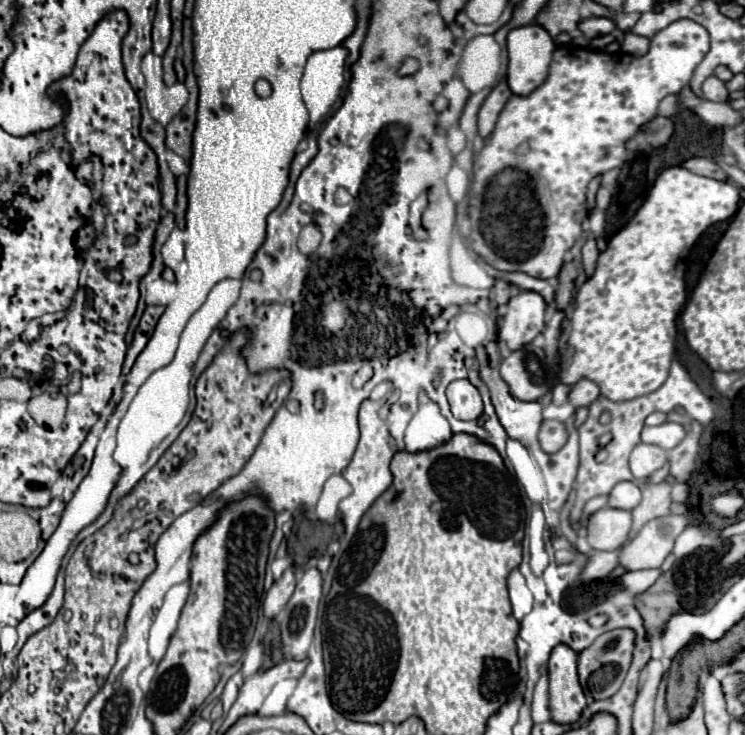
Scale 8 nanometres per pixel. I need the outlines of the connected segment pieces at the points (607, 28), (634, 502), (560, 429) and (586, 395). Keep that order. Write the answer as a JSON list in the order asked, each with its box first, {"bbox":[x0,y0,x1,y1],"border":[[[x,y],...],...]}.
[{"bbox":[578,18,616,40],"border":[[[588,18],[588,20],[582,20],[578,24],[578,28],[588,40],[616,32],[616,24],[610,18]]]},{"bbox":[608,482,642,510],"border":[[[620,482],[610,492],[608,506],[610,508],[620,508],[620,510],[632,510],[640,504],[640,498],[642,498],[640,488],[634,482]]]},{"bbox":[538,420,568,454],"border":[[[544,420],[542,426],[540,426],[538,440],[540,440],[540,446],[542,446],[544,452],[554,454],[566,444],[568,432],[566,432],[562,422],[558,422],[558,420]]]},{"bbox":[568,378,600,408],"border":[[[582,378],[574,384],[568,398],[576,408],[580,408],[580,406],[590,406],[598,396],[600,396],[600,388],[596,386],[596,382],[592,382],[588,378]]]}]

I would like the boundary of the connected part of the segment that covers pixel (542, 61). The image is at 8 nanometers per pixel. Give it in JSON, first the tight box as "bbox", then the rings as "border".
{"bbox":[506,24,556,96],"border":[[[538,24],[522,26],[508,34],[508,76],[506,76],[506,80],[508,80],[512,94],[528,96],[528,92],[532,92],[540,84],[544,84],[544,80],[548,78],[548,68],[552,62],[554,48],[556,48],[556,44],[554,44],[552,36],[548,32],[544,32],[544,28],[540,28]]]}

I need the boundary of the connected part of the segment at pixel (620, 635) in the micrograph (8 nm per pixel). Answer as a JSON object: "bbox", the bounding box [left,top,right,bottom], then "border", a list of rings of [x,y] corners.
{"bbox":[578,630,634,700],"border":[[[612,630],[596,638],[596,642],[578,654],[578,674],[580,684],[584,688],[584,694],[592,700],[604,700],[616,694],[616,690],[622,686],[624,676],[632,662],[632,650],[634,650],[634,632],[632,630]]]}

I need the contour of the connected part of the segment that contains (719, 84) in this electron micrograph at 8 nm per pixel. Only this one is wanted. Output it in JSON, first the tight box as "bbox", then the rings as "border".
{"bbox":[704,76,728,96],"border":[[[710,76],[706,82],[704,82],[704,96],[728,96],[728,90],[726,90],[726,84],[722,80],[718,80],[716,76]]]}

